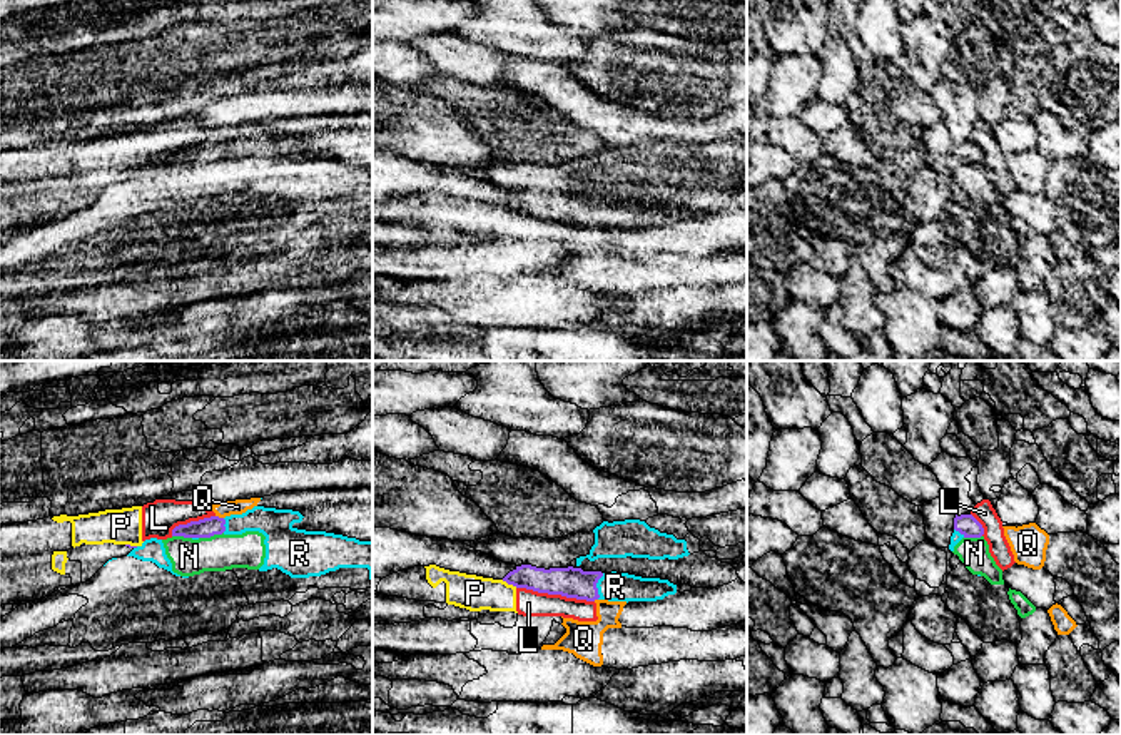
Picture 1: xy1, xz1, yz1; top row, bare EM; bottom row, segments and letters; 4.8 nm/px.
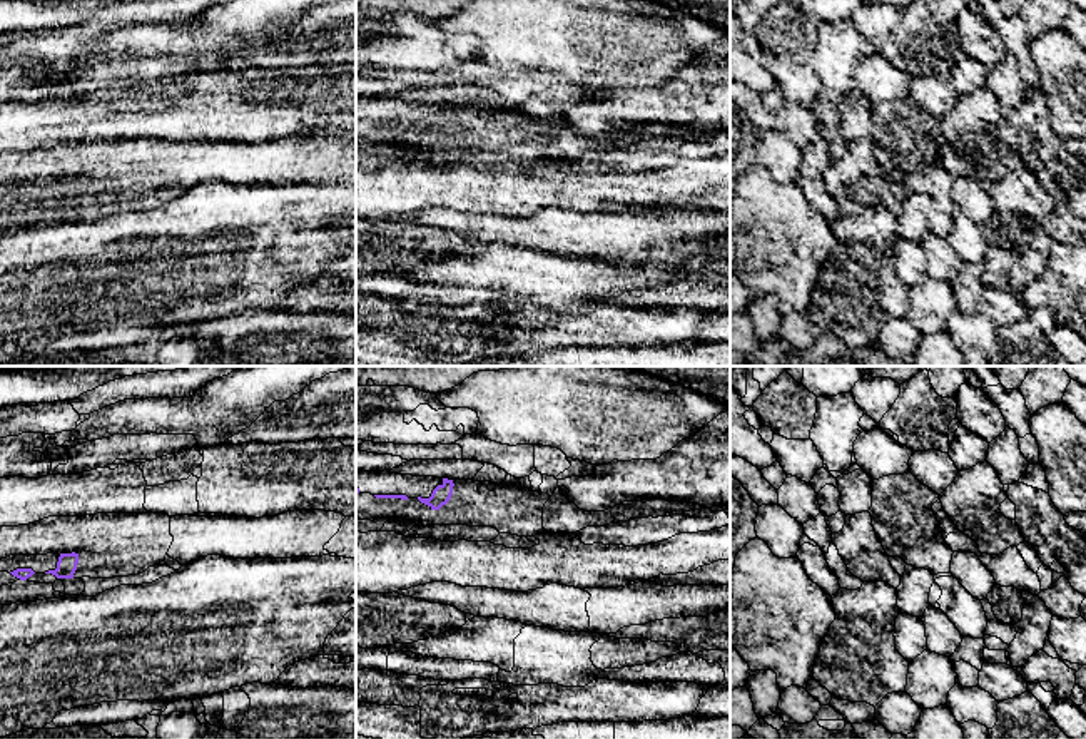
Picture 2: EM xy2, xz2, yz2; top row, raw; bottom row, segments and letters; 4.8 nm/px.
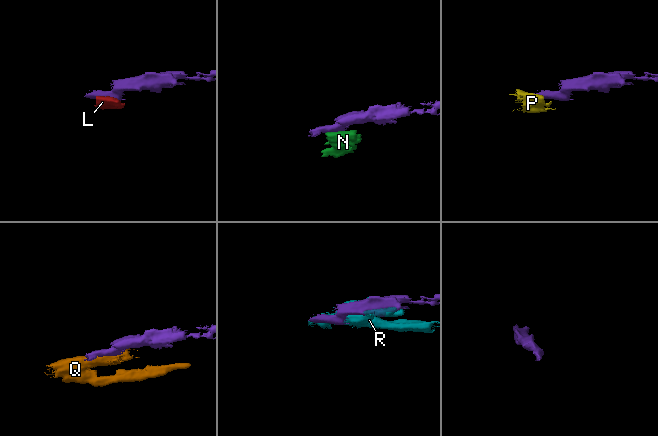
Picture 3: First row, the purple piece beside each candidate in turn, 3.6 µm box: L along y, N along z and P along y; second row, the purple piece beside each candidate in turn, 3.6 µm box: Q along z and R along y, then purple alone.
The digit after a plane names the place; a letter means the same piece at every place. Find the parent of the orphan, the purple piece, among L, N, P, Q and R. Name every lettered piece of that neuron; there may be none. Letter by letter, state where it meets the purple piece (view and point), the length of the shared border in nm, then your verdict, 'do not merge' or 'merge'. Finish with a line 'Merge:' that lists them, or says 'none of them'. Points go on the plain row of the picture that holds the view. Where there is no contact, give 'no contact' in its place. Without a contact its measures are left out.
L: contact xz1 (555, 219); length 380 nm; do not merge
N: contact xy1 (211, 161); length 120 nm; do not merge
P: contact xz1 (510, 209); length 90 nm; do not merge
Q: contact xy1 (218, 142); length 40 nm; do not merge
R: contact xz1 (595, 212); length 130 nm; do not merge
Merge: none of them

